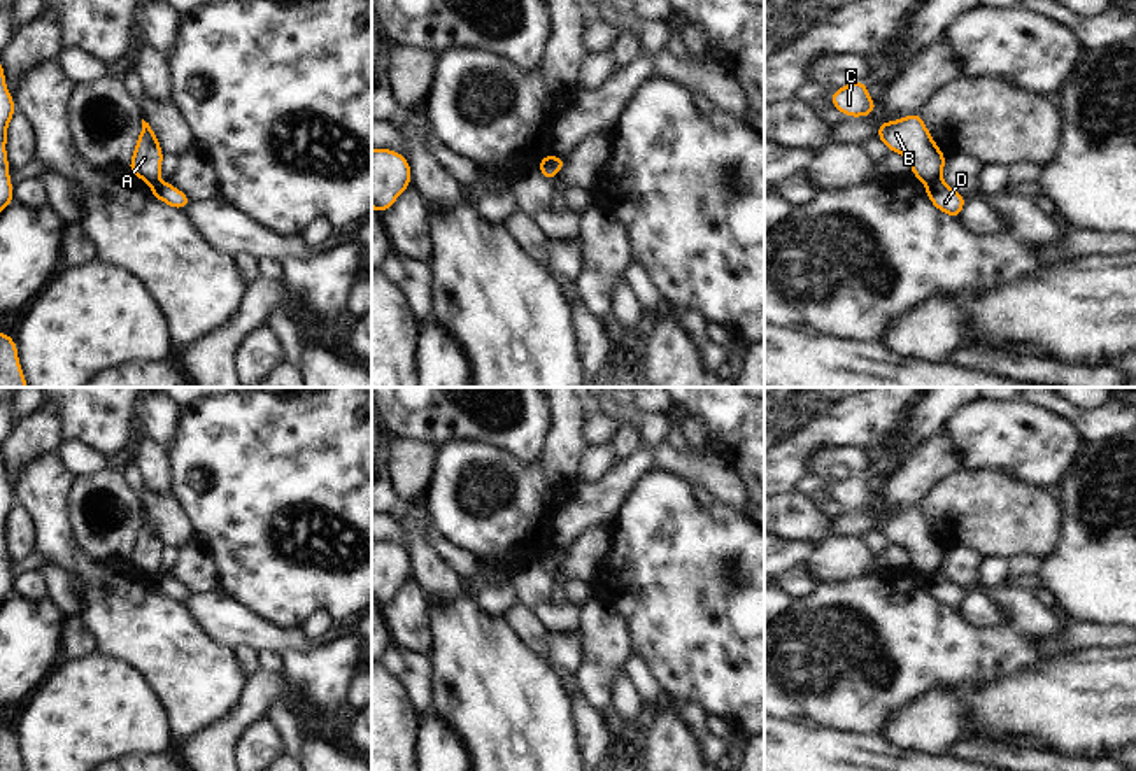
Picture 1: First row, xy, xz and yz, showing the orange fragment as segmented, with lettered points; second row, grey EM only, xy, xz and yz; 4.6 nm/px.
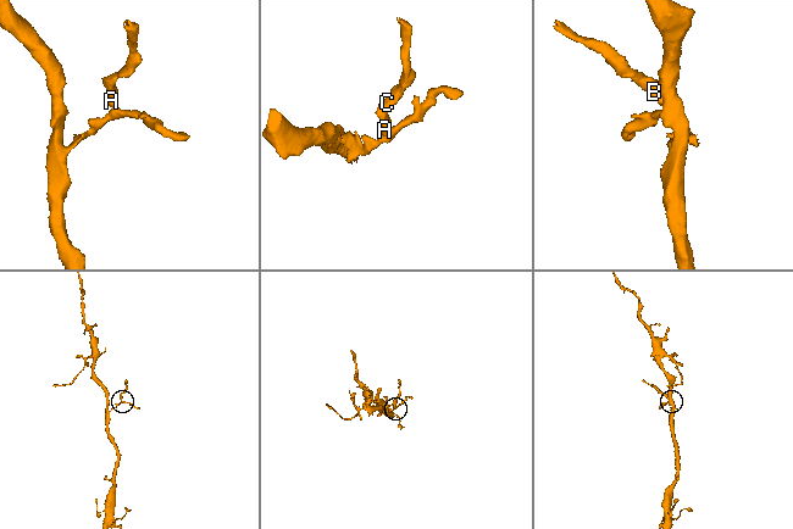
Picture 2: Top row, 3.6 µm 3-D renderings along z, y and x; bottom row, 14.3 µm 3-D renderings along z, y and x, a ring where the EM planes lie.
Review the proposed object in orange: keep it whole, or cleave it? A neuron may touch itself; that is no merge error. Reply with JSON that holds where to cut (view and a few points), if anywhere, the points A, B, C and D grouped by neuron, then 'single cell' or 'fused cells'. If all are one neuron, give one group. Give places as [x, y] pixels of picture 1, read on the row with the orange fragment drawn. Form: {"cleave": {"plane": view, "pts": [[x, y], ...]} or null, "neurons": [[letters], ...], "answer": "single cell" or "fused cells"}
{"cleave": {"plane": "yz", "pts": [[938, 176], [926, 184]]}, "neurons": [["A", "B", "C"], ["D"]], "answer": "fused cells"}

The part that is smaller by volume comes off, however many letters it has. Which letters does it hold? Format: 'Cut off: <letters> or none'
Cut off: A, B, C

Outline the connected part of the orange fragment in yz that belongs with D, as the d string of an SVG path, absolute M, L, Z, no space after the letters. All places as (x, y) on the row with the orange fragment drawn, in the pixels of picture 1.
M940 177L933 182L926 184L926 193L933 205L941 212L959 217L964 207L966 198L955 193L948 184L945 184Z

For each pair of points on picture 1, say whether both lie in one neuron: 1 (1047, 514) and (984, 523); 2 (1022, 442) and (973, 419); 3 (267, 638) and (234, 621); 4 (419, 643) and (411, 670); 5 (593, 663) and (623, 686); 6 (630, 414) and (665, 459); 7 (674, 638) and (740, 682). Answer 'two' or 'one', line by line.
1: one
2: one
3: one
4: two
5: two
6: two
7: one

